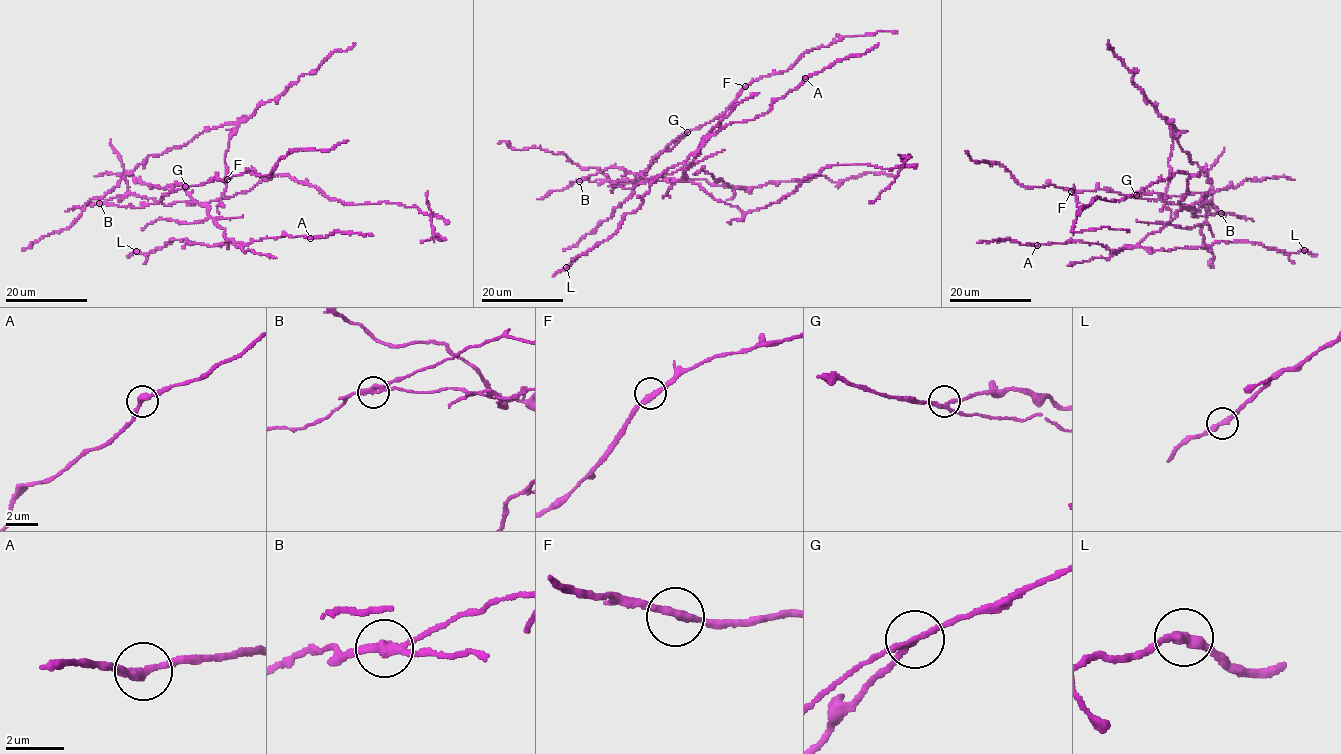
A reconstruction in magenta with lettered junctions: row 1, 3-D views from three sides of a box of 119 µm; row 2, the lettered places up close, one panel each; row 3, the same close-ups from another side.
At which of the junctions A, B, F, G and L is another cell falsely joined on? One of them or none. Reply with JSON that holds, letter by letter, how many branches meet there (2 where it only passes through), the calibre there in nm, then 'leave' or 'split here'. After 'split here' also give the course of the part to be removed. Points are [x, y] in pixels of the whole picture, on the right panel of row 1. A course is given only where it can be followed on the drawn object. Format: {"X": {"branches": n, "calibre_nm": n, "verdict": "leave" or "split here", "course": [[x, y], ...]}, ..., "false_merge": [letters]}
{"A": {"branches": 2, "calibre_nm": 300, "verdict": "leave"}, "B": {"branches": 3, "calibre_nm": 240, "verdict": "split here", "course": [[1221, 213], [1208, 201], [1181, 207], [1189, 176], [1178, 171], [1123, 199], [1096, 197], [1071, 230], [1128, 231]]}, "F": {"branches": 2, "calibre_nm": 280, "verdict": "leave"}, "G": {"branches": 3, "calibre_nm": 190, "verdict": "leave"}, "L": {"branches": 2, "calibre_nm": 320, "verdict": "leave"}, "false_merge": ["B"]}

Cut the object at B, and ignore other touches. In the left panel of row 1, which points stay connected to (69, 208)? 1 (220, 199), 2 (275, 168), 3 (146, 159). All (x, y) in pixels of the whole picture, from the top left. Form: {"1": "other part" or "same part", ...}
{"1": "other part", "2": "same part", "3": "other part"}

